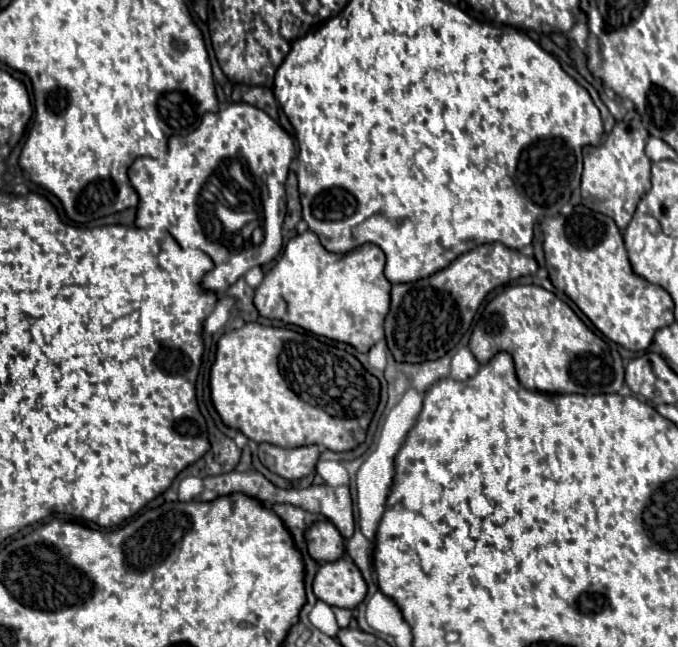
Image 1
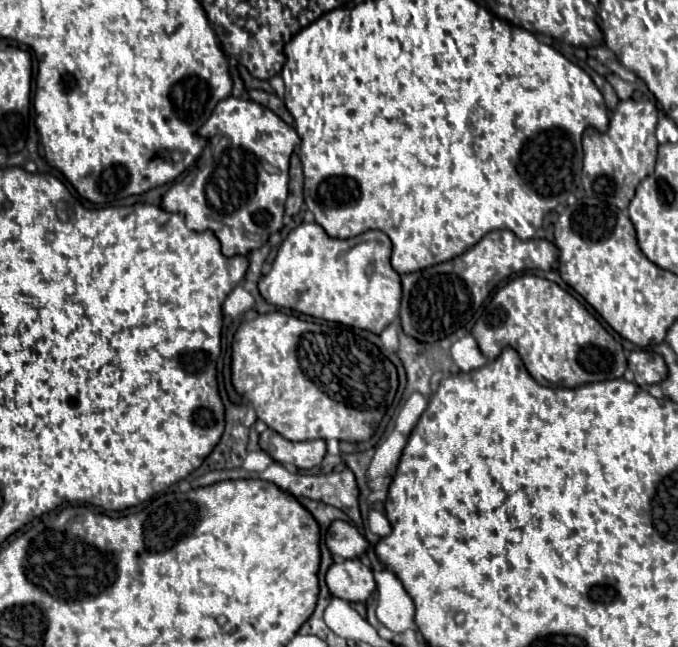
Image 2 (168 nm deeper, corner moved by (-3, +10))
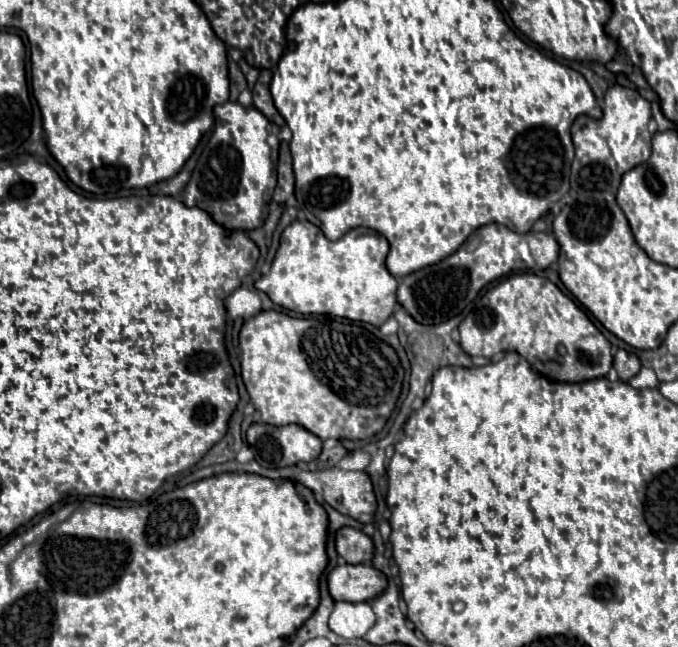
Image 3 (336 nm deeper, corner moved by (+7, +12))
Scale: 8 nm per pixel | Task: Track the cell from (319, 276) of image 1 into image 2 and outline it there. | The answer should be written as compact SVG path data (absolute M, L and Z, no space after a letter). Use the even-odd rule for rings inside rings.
M316 222L300 224L282 242L272 262L270 272L260 278L258 290L268 304L290 308L290 310L296 310L296 312L302 312L314 318L328 320L328 322L340 322L344 326L380 334L390 322L396 320L400 296L402 296L400 276L390 266L390 252L392 252L390 238L380 230L368 230L350 240L338 240L338 238L330 238L324 232L324 228L318 226Z

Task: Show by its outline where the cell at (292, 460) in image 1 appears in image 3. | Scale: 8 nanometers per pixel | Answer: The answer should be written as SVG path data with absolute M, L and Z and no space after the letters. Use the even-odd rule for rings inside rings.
M258 422L248 428L246 438L254 452L254 460L264 468L284 468L284 466L294 466L298 462L310 462L310 460L316 460L322 452L322 440L300 424L270 426L270 424Z

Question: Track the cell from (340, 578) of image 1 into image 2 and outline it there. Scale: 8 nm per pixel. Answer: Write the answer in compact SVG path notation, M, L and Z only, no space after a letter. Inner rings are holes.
M358 558L334 562L326 572L326 586L332 596L346 602L366 602L376 590L372 570Z

